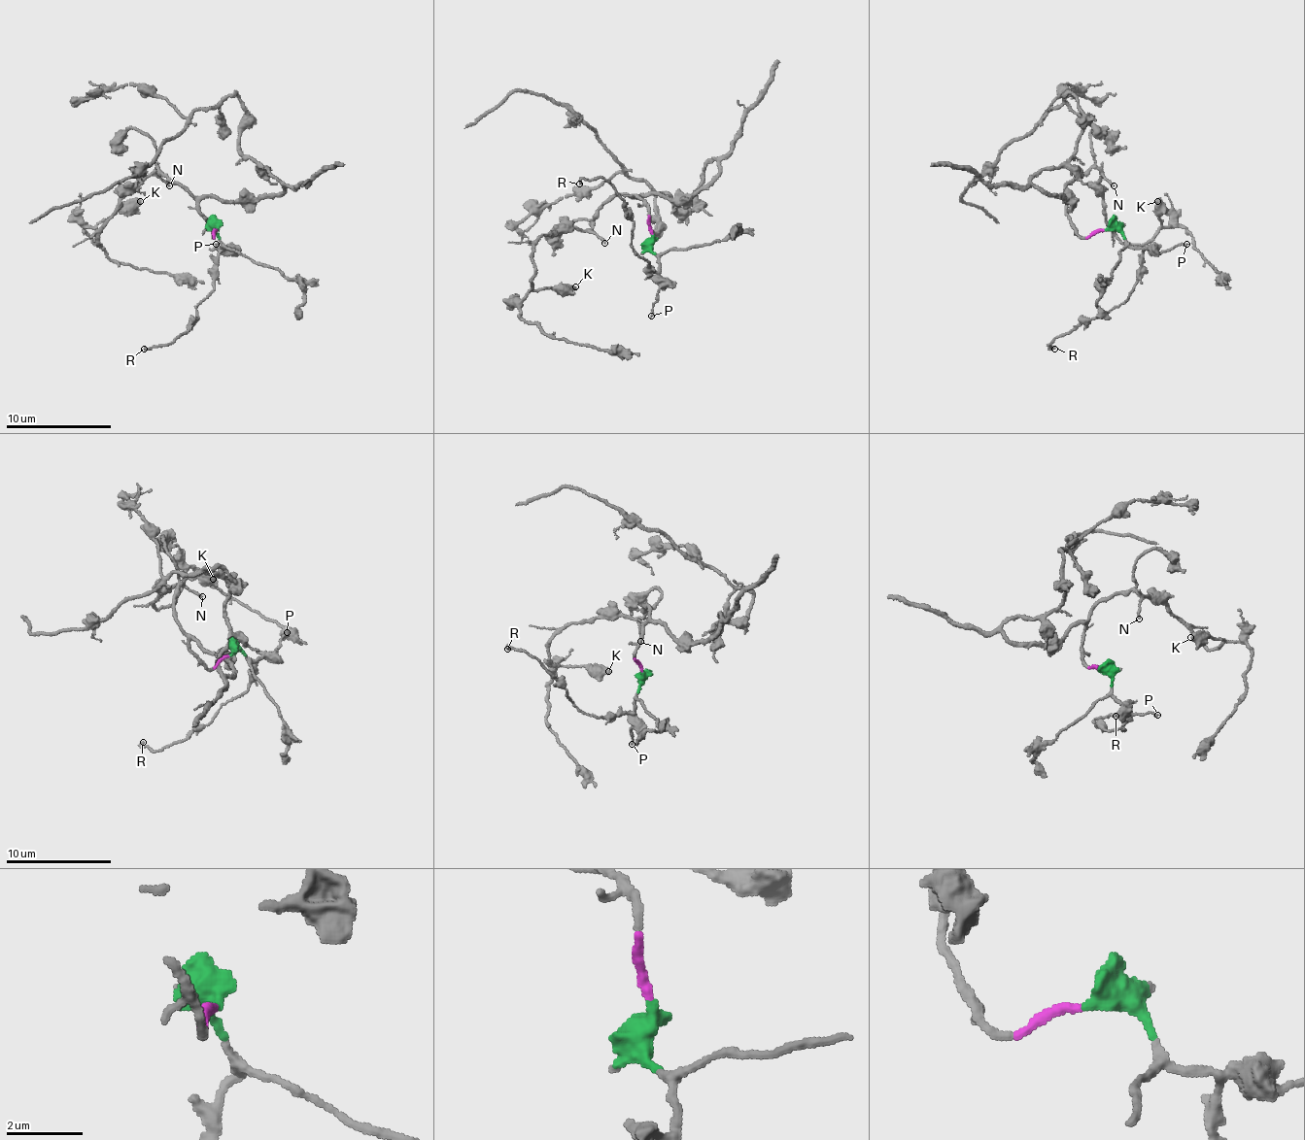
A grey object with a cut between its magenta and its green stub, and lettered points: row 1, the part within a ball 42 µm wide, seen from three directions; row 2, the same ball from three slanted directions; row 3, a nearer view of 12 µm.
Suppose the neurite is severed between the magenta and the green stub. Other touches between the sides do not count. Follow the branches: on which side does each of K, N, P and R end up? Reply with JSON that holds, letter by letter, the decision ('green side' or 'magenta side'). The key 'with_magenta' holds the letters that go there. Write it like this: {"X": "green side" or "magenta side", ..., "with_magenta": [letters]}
{"K": "magenta side", "N": "magenta side", "P": "green side", "R": "green side", "with_magenta": ["K", "N"]}

